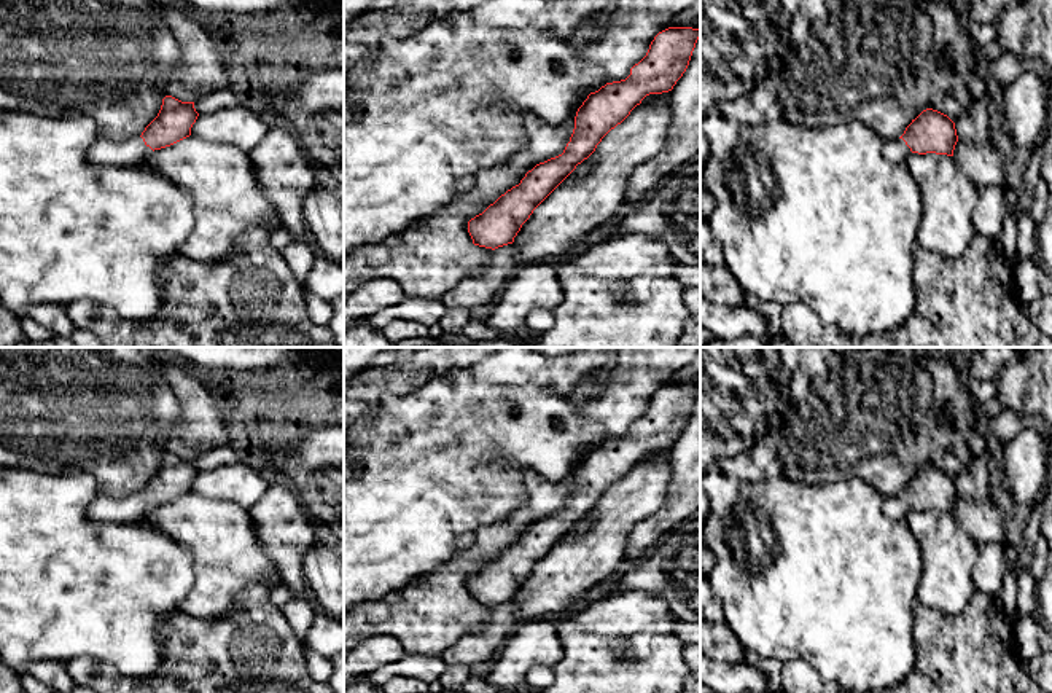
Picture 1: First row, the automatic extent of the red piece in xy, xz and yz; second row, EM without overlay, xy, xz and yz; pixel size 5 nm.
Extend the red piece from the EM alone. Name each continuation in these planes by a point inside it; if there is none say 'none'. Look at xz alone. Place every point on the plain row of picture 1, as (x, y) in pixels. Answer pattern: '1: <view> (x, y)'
none

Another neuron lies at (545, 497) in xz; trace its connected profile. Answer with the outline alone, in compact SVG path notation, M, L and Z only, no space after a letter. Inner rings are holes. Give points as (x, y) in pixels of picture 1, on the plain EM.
M576 468L560 481L525 470L527 503L511 518L479 527L468 548L401 589L347 610L344 661L372 636L396 637L406 655L441 658L465 634L479 631L490 620L492 605L473 601L468 578L519 542L532 524L563 510Z

